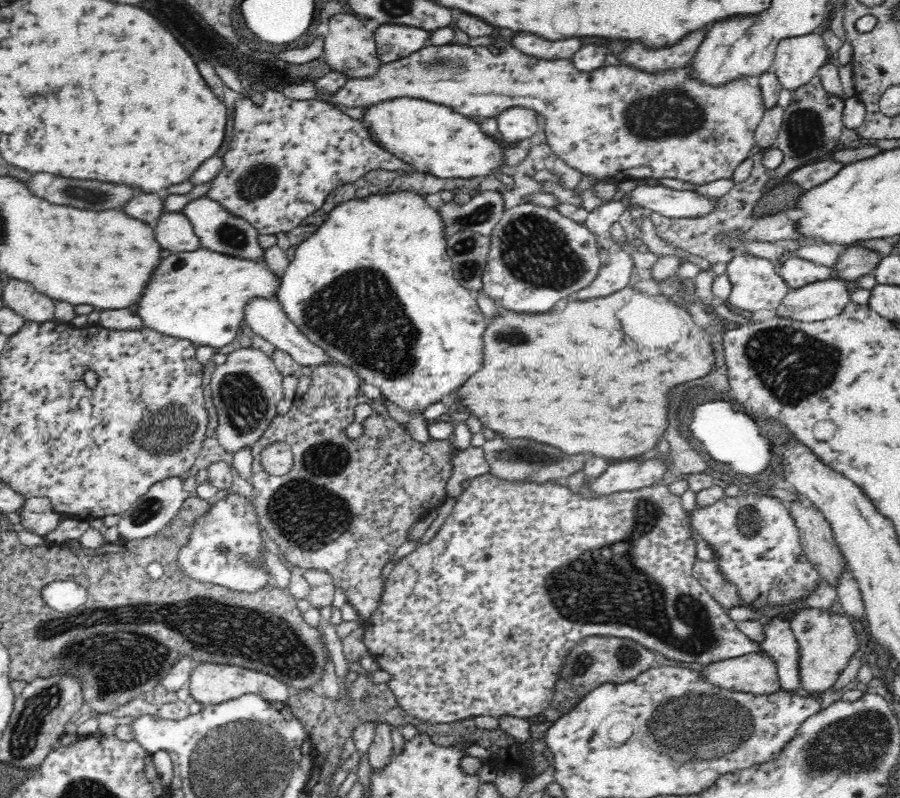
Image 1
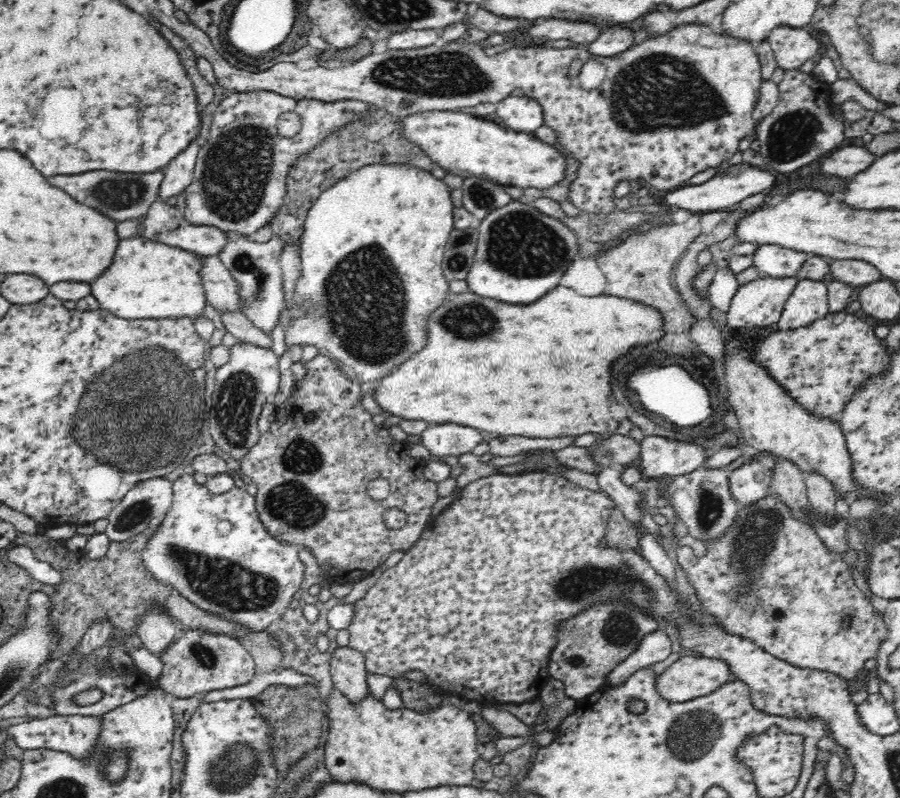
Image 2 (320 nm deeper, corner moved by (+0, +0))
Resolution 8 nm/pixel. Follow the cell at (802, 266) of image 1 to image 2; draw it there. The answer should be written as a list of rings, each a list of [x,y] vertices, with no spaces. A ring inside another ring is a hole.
[[[778,244],[761,245],[753,254],[753,264],[760,275],[772,278],[795,278],[810,257],[807,252]]]

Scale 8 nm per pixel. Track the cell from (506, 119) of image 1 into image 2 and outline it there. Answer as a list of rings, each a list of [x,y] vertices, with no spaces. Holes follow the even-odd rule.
[[[508,96],[495,103],[496,116],[504,120],[507,129],[532,134],[543,125],[542,107],[535,100],[525,96]]]

